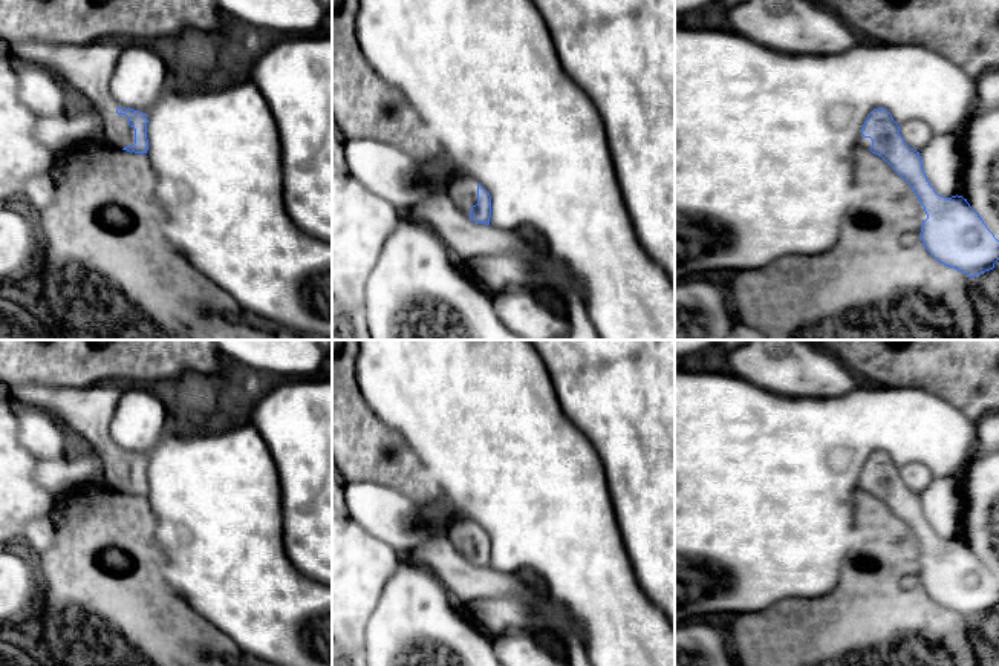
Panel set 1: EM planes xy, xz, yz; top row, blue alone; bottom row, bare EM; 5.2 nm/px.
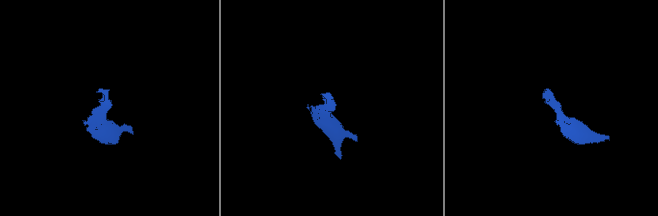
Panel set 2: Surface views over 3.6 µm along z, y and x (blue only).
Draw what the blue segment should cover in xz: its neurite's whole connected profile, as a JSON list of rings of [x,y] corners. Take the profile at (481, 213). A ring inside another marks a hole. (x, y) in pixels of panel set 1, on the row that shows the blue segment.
[[[457,179],[448,187],[447,194],[471,220],[490,225],[491,196],[477,181]]]

